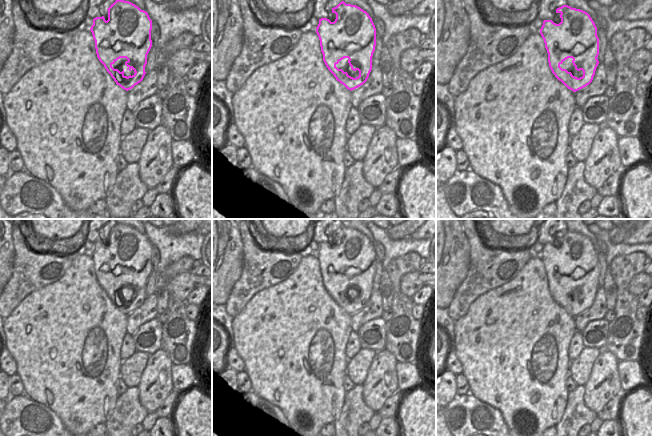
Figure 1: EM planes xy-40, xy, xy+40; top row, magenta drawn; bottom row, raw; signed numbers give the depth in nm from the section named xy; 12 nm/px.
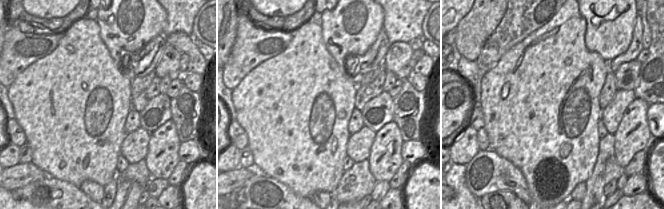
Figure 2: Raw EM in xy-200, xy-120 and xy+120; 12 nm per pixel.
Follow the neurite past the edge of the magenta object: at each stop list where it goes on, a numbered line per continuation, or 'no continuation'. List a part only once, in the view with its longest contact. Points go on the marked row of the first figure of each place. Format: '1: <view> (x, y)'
no continuation

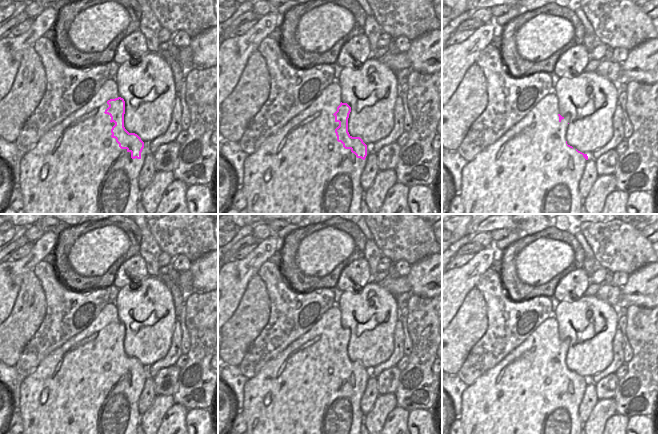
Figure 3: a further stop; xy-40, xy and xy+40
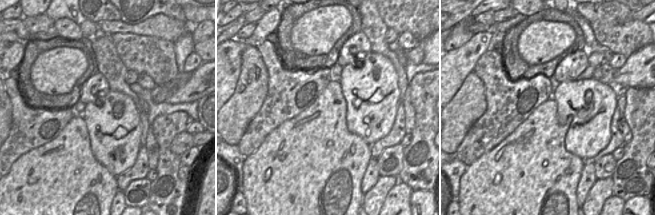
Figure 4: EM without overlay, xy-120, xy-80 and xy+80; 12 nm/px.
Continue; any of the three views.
1: xy (372, 96)

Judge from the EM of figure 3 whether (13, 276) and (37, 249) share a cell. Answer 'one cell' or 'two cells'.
one cell

